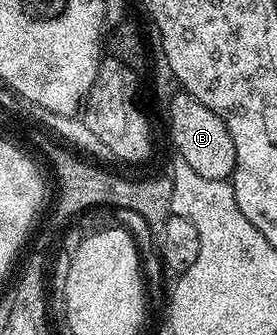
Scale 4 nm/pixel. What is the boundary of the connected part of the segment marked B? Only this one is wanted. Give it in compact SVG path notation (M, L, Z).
M182 91L166 109L171 116L171 141L182 161L189 163L189 167L193 167L193 171L197 171L197 175L202 175L204 179L228 180L235 169L235 148L223 120L213 115L205 103Z

